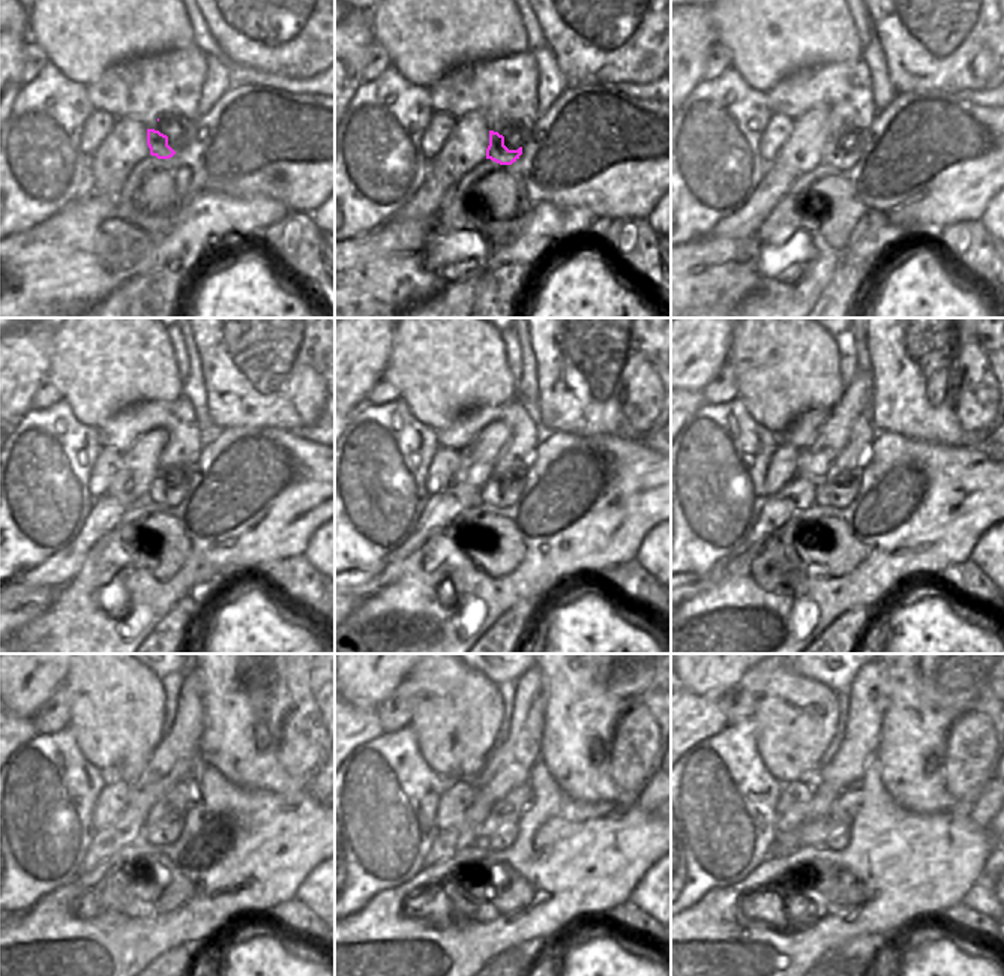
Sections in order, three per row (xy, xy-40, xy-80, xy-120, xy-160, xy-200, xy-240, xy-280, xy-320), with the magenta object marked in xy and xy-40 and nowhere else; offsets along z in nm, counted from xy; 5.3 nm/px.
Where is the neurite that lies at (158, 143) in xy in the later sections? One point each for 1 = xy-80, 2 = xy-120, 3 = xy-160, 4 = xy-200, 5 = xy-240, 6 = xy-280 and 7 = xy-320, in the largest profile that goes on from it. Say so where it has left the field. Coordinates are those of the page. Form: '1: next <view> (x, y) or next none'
1: next xy-80 (833, 153)
2: next xy-120 (159, 492)
3: next xy-160 (495, 493)
4: next xy-200 (827, 493)
5: next xy-240 (156, 834)
6: next xy-280 (503, 838)
7: next xy-320 (839, 840)

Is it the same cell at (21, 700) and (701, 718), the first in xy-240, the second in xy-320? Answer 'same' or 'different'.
different

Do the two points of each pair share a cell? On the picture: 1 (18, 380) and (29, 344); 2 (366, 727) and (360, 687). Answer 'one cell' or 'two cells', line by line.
1: one cell
2: two cells

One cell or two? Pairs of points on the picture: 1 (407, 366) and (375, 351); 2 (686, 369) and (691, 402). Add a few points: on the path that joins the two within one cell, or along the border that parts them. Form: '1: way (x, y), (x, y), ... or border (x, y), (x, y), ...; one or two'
1: border (393, 333), (390, 357), (383, 371); two
2: border (686, 389), (701, 393); two

